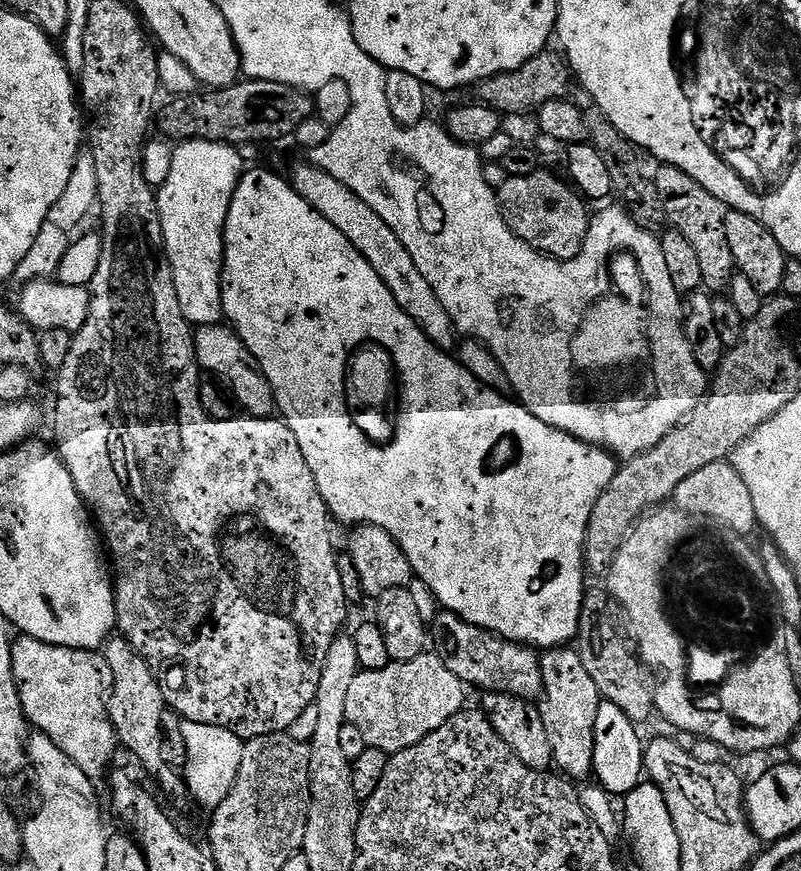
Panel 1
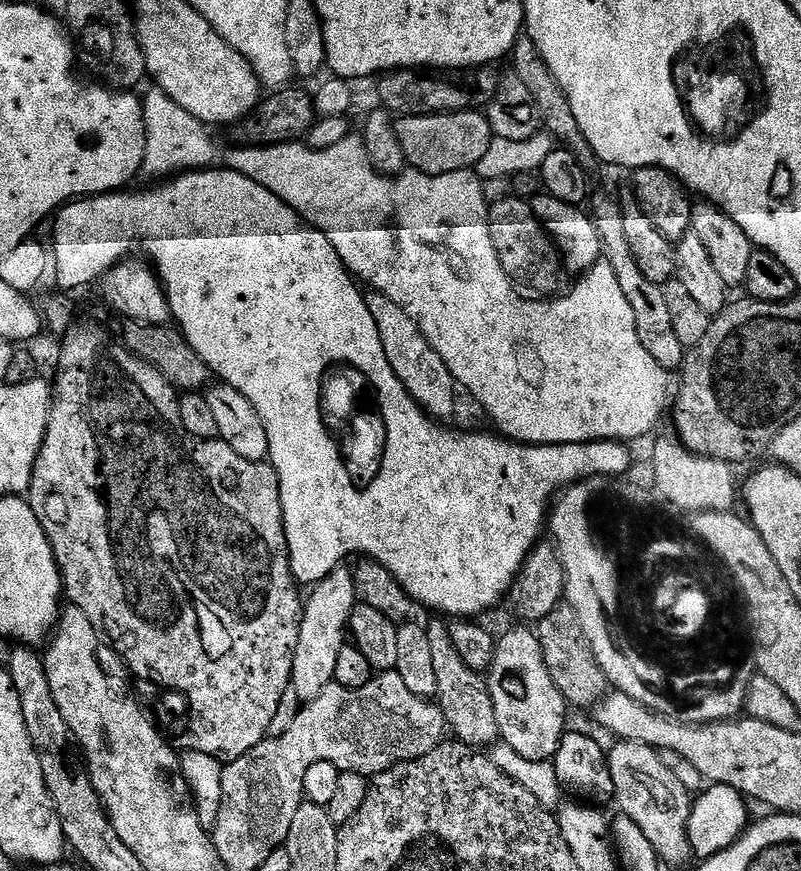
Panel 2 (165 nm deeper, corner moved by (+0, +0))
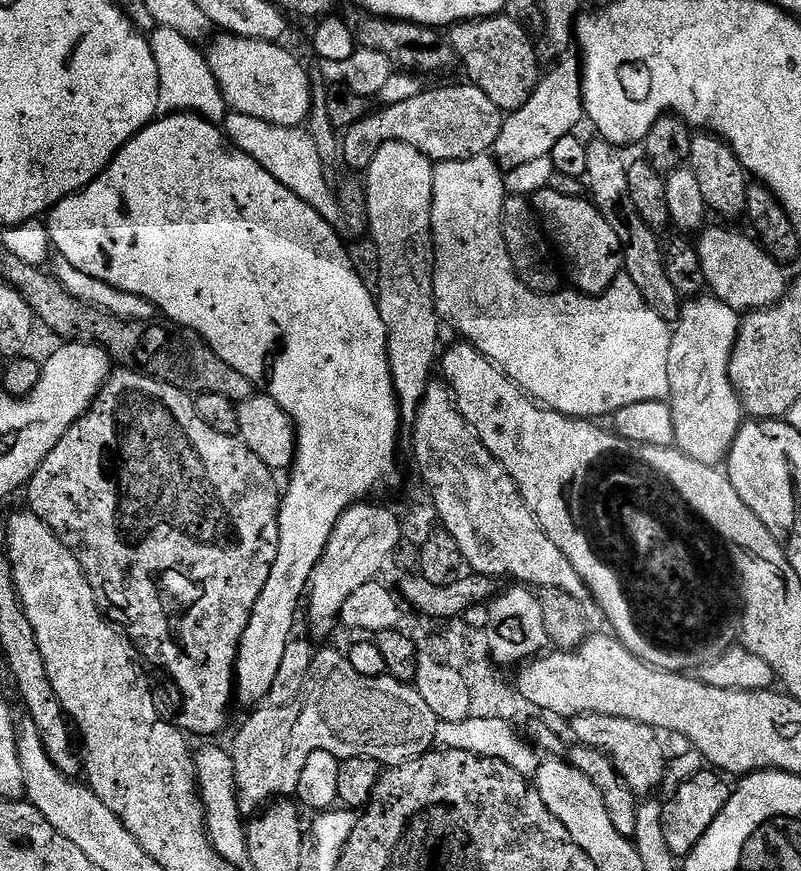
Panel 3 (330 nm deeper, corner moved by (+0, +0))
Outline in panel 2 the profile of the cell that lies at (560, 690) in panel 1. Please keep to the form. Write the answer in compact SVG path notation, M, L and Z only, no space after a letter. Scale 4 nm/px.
M517 626L511 632L499 637L496 641L496 651L490 663L492 673L487 673L486 687L492 697L494 714L500 727L503 743L509 744L522 758L534 762L552 760L559 750L560 740L566 733L564 715L570 711L556 678L547 660L544 659L544 646L540 643L539 635L531 627Z

